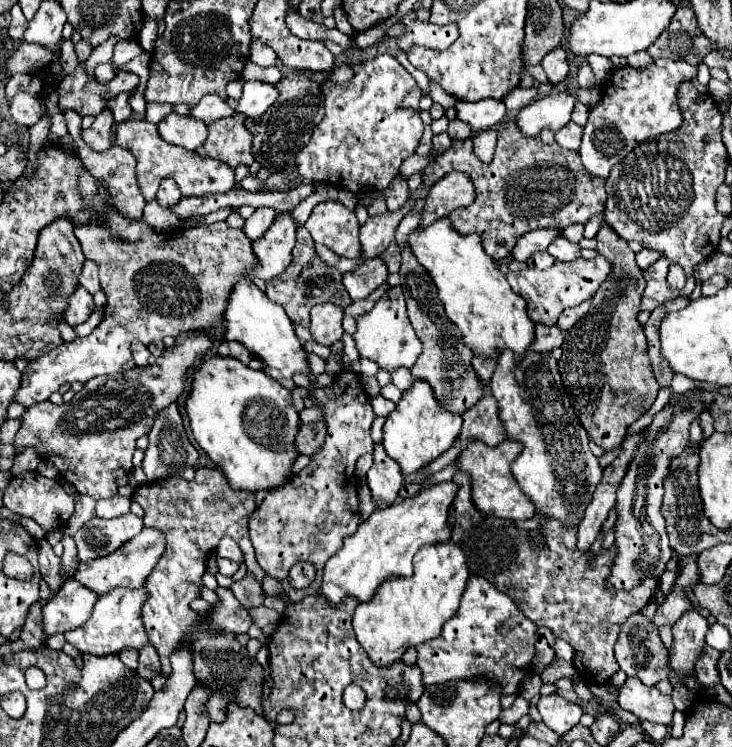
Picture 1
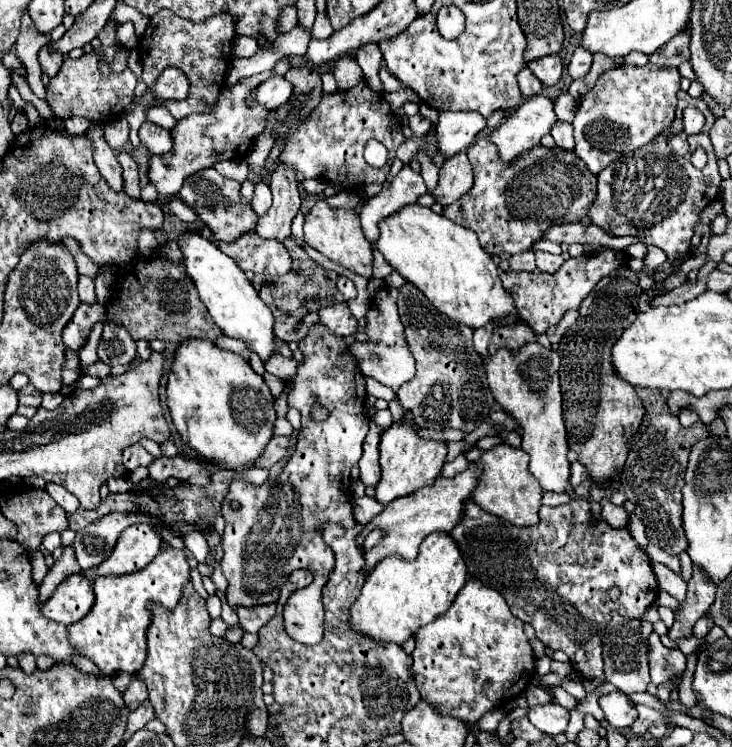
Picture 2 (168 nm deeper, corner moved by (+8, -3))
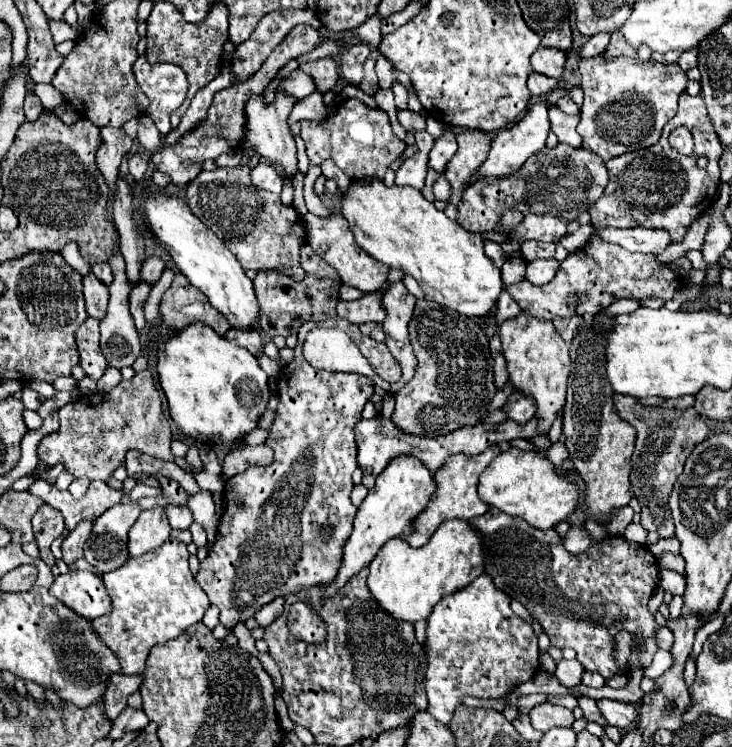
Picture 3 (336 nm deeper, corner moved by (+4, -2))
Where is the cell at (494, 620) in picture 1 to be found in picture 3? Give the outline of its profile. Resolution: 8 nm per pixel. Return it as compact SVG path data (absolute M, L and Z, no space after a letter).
M484 573L476 577L470 585L456 591L452 597L444 597L444 601L436 603L436 609L428 617L426 627L426 643L428 655L428 671L426 671L426 693L428 693L428 713L432 713L440 723L448 725L452 721L454 709L462 703L464 695L494 699L508 695L520 683L532 679L538 673L538 637L532 627L526 625L518 615L510 609L510 597L496 589L492 579Z

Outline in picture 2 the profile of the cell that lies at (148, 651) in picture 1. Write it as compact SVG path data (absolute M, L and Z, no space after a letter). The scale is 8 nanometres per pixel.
M132 678L128 690L124 692L124 702L128 706L130 712L134 712L142 702L146 700L146 688L144 688L144 682L140 682L140 678Z

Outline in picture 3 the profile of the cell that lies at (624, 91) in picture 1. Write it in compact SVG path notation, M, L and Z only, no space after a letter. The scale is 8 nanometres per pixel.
M598 55L582 59L578 71L582 75L580 85L584 91L578 133L584 147L604 161L658 143L662 127L676 115L678 97L684 93L688 81L678 63L644 63L636 57L604 61Z

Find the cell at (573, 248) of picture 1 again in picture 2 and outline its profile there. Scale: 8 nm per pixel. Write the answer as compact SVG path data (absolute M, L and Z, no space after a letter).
M536 252L536 268L540 272L546 274L554 274L560 266L562 266L564 258L562 256L554 256L554 254L546 254L546 252Z

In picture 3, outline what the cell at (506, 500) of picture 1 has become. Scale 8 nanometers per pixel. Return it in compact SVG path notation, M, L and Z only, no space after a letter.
M510 447L508 451L500 453L488 469L480 475L478 495L484 503L514 515L522 517L536 529L552 529L560 521L564 521L578 505L578 489L574 483L570 483L566 477L556 475L554 465L538 457L534 451L520 451Z

